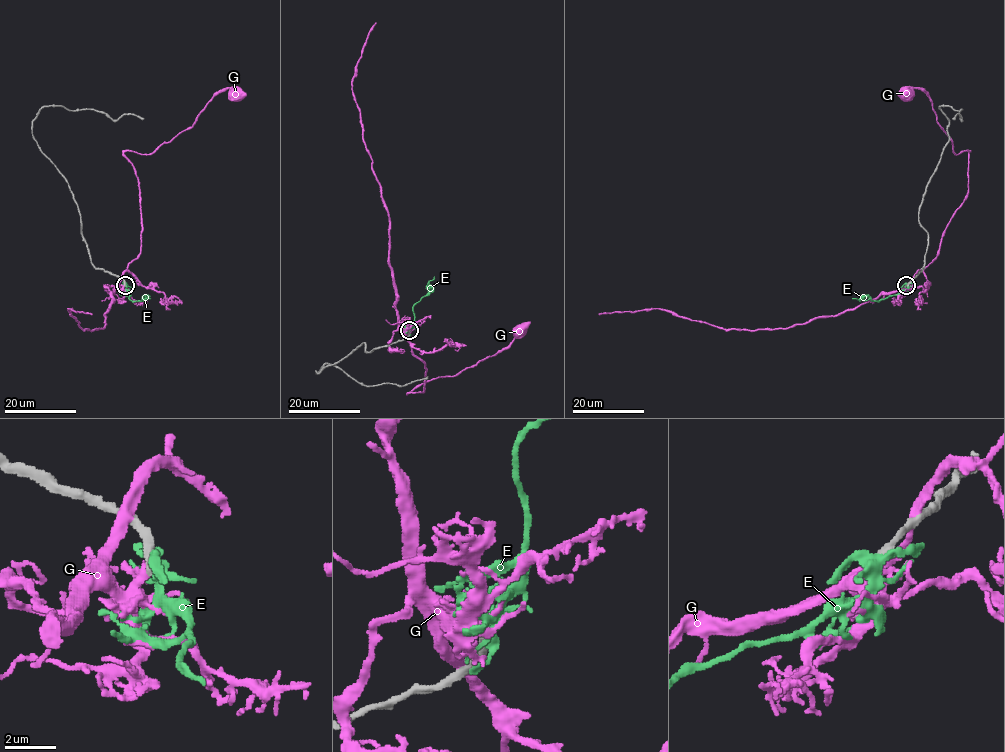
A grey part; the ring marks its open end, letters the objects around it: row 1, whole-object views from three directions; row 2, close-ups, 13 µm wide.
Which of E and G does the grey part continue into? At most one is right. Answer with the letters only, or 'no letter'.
no letter

